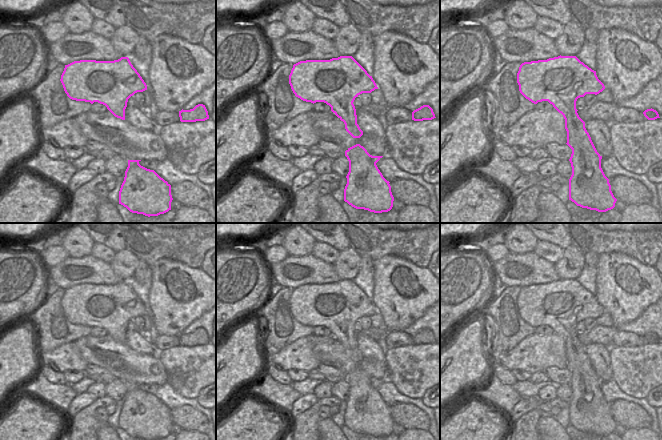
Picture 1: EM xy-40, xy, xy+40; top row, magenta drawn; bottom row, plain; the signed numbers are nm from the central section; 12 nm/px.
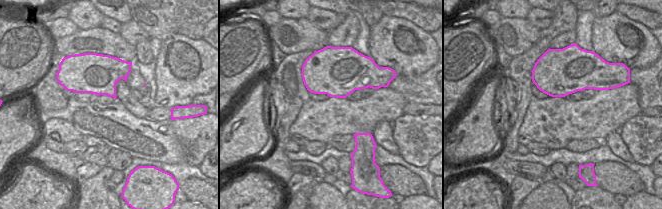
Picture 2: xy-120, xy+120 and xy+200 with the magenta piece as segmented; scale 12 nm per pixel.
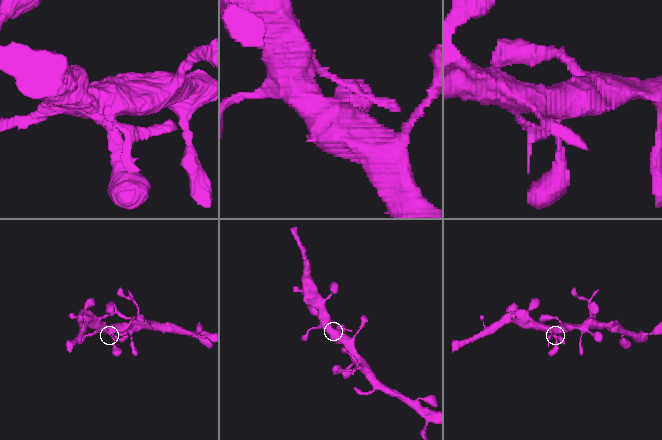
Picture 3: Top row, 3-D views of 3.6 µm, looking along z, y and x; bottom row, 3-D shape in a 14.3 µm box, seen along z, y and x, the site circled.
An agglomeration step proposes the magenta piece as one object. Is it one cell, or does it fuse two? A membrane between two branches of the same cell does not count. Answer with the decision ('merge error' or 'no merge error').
no merge error

